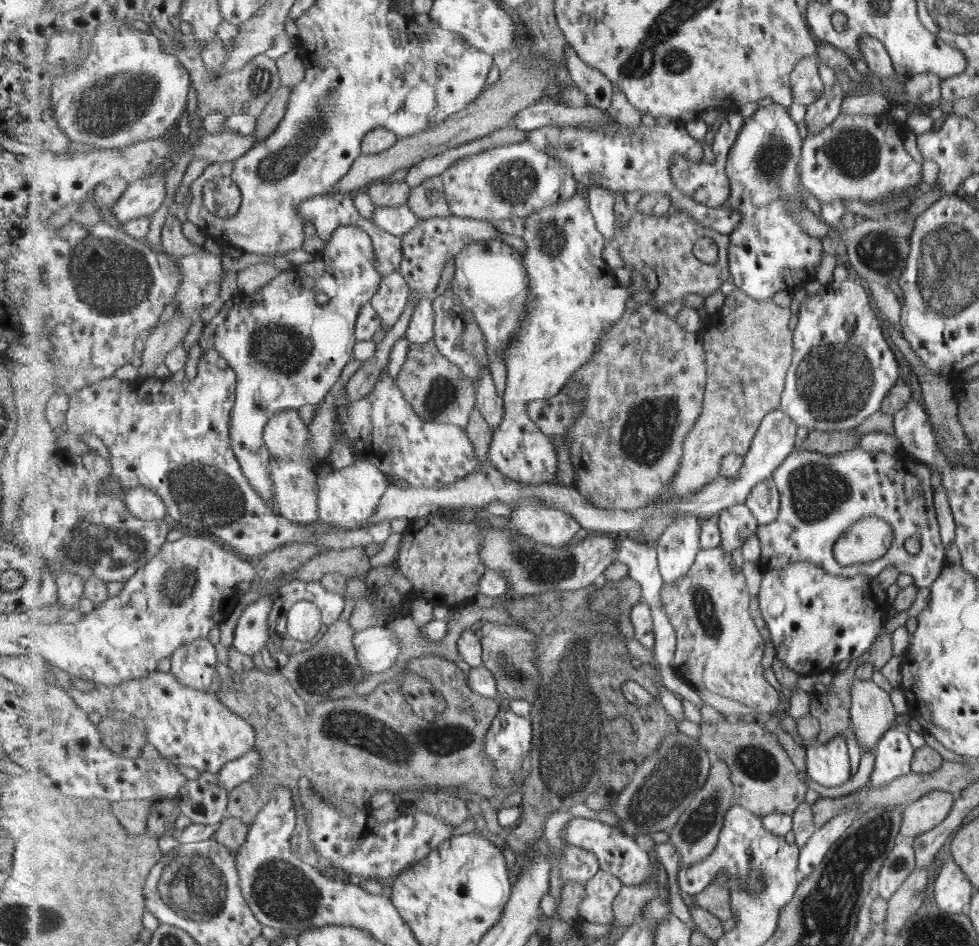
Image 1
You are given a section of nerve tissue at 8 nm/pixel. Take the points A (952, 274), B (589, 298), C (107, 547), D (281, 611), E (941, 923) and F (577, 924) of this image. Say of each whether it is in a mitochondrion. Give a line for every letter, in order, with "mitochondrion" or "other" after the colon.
A: mitochondrion
B: other
C: mitochondrion
D: other
E: other
F: other

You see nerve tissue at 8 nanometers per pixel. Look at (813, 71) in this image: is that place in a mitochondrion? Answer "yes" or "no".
no

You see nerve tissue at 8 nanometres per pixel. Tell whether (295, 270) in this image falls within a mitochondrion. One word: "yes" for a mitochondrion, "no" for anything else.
no

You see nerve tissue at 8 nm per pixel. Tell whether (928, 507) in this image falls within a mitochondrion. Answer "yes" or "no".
no

